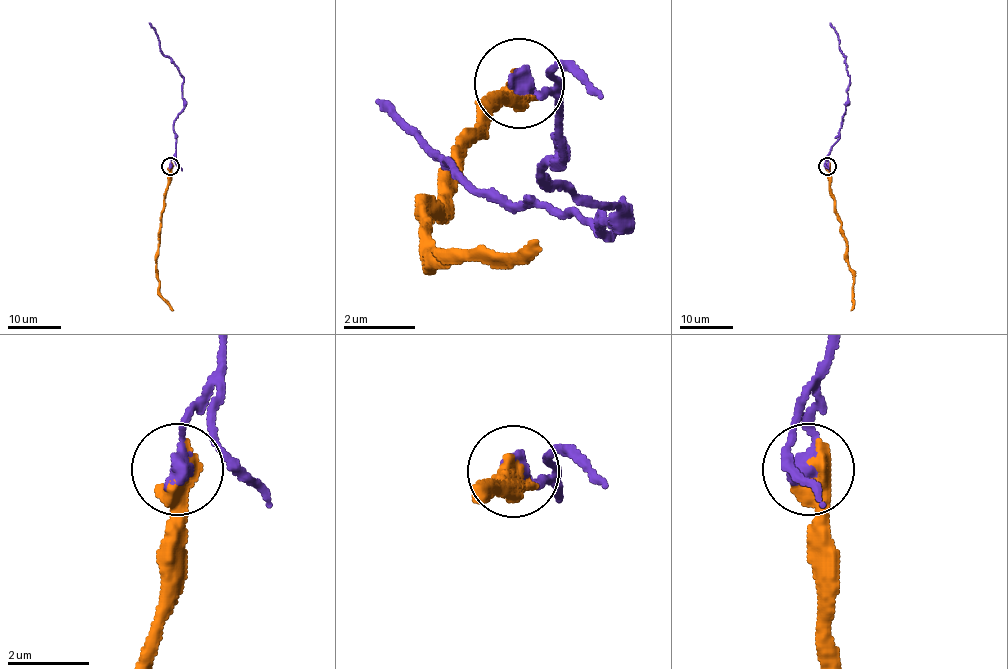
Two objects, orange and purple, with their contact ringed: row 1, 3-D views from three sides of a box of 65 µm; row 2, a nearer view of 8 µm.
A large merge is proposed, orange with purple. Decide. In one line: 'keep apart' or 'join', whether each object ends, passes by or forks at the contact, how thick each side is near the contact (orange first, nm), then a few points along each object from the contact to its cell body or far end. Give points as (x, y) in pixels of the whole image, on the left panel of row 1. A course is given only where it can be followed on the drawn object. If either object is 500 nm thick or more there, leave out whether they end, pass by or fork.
keep apart | 600/460 nm | orange via (169, 166), (156, 272), (159, 296), (173, 310) | purple via (169, 166), (176, 147), (173, 120), (183, 106), (183, 77), (179, 67), (160, 49), (159, 37), (148, 22)

